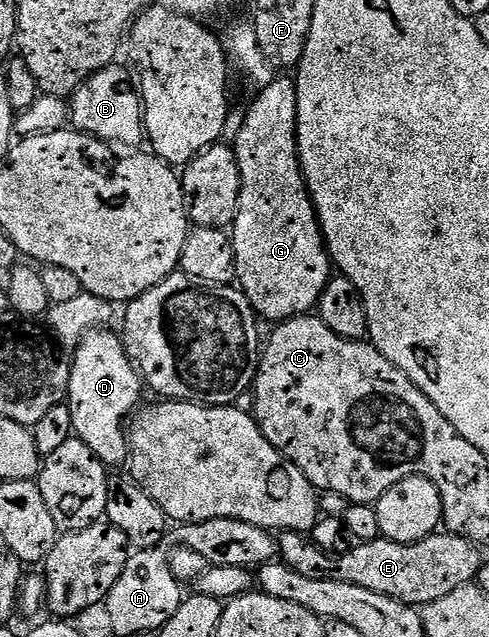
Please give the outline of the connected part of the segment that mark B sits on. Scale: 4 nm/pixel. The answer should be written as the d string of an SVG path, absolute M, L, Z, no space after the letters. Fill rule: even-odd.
M121 65L104 67L77 89L70 99L70 123L85 135L116 143L136 143L145 138L144 104L134 75Z

